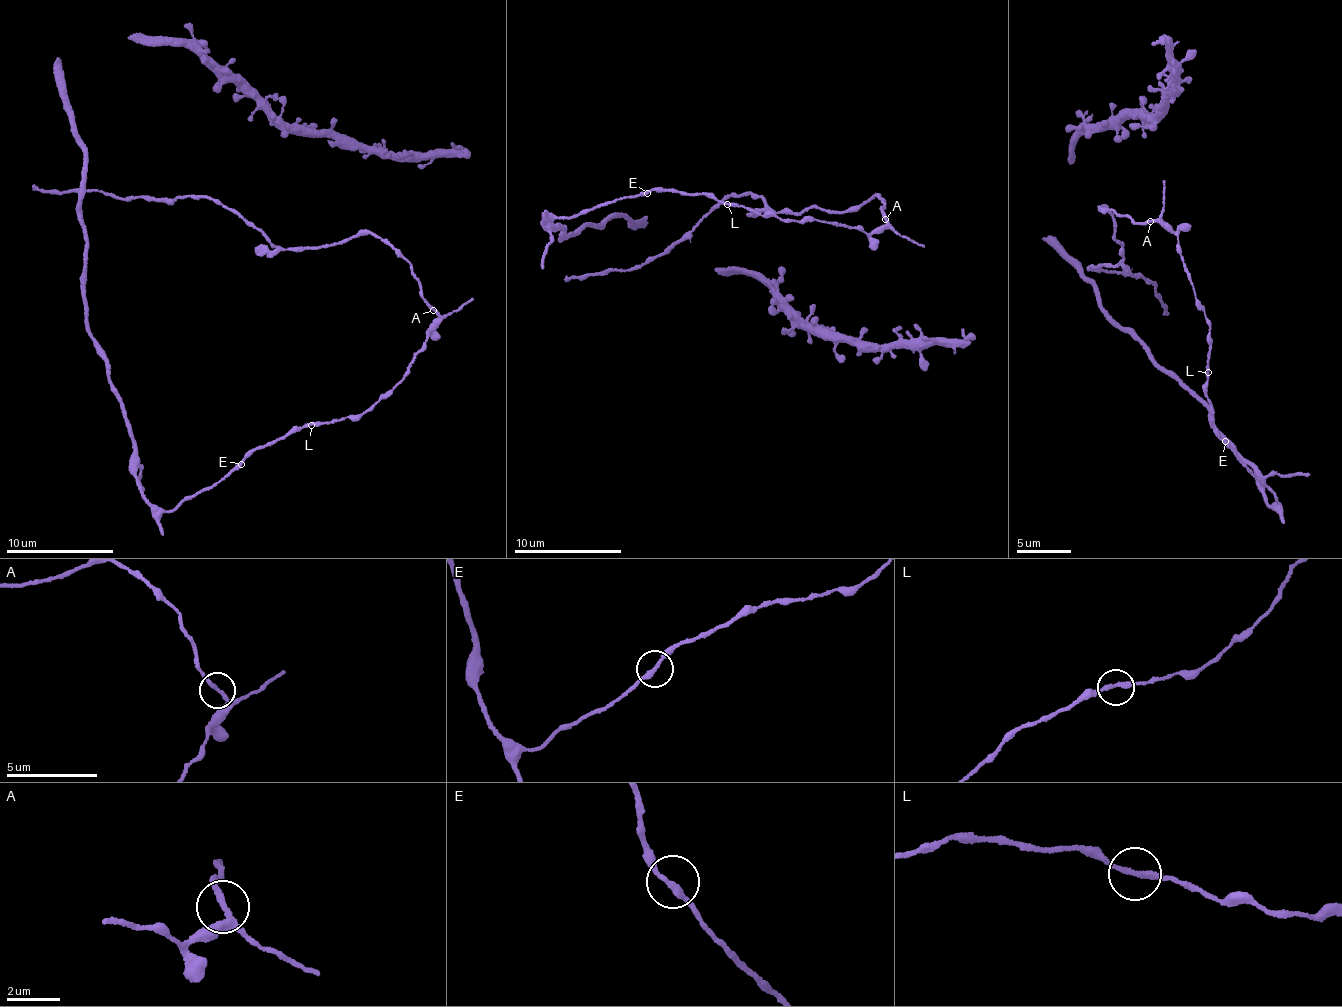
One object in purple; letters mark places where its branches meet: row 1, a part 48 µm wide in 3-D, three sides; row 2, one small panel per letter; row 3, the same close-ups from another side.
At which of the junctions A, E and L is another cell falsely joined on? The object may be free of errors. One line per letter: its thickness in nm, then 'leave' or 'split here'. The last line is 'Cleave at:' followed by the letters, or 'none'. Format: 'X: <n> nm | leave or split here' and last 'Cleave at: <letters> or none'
A: 200 nm | leave
E: 200 nm | leave
L: 200 nm | leave
Cleave at: none

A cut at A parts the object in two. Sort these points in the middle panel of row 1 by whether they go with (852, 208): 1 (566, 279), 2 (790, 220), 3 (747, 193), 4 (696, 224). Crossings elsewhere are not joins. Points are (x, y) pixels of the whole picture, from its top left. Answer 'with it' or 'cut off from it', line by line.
1: with it
2: cut off from it
3: with it
4: with it

